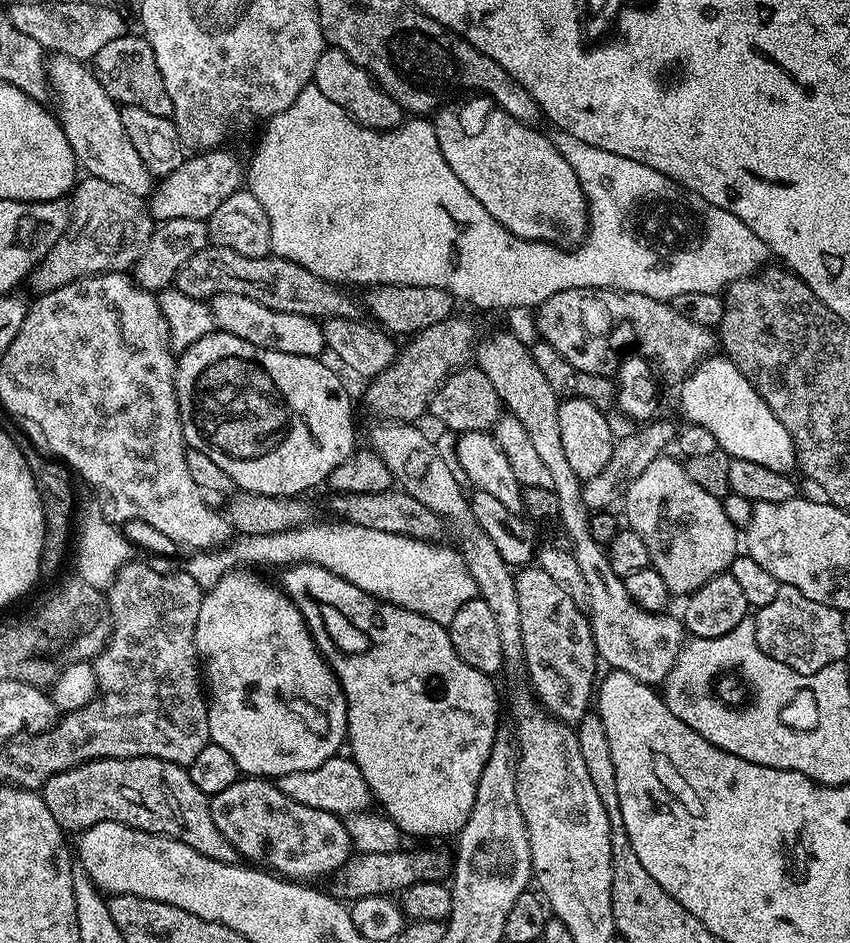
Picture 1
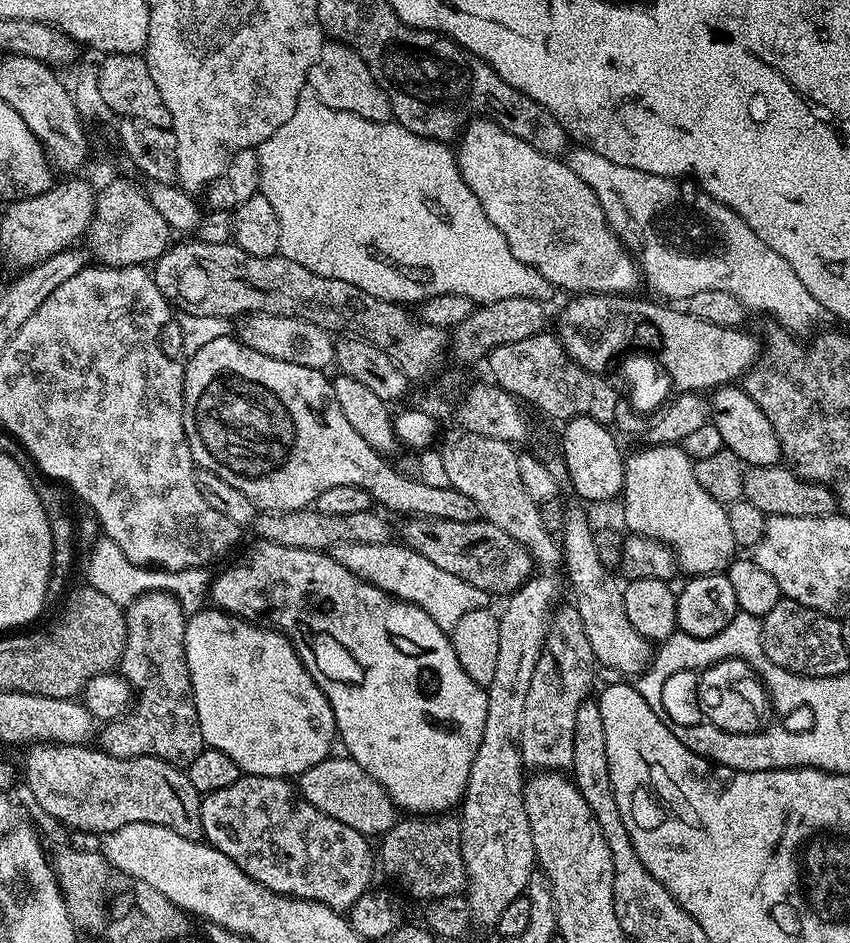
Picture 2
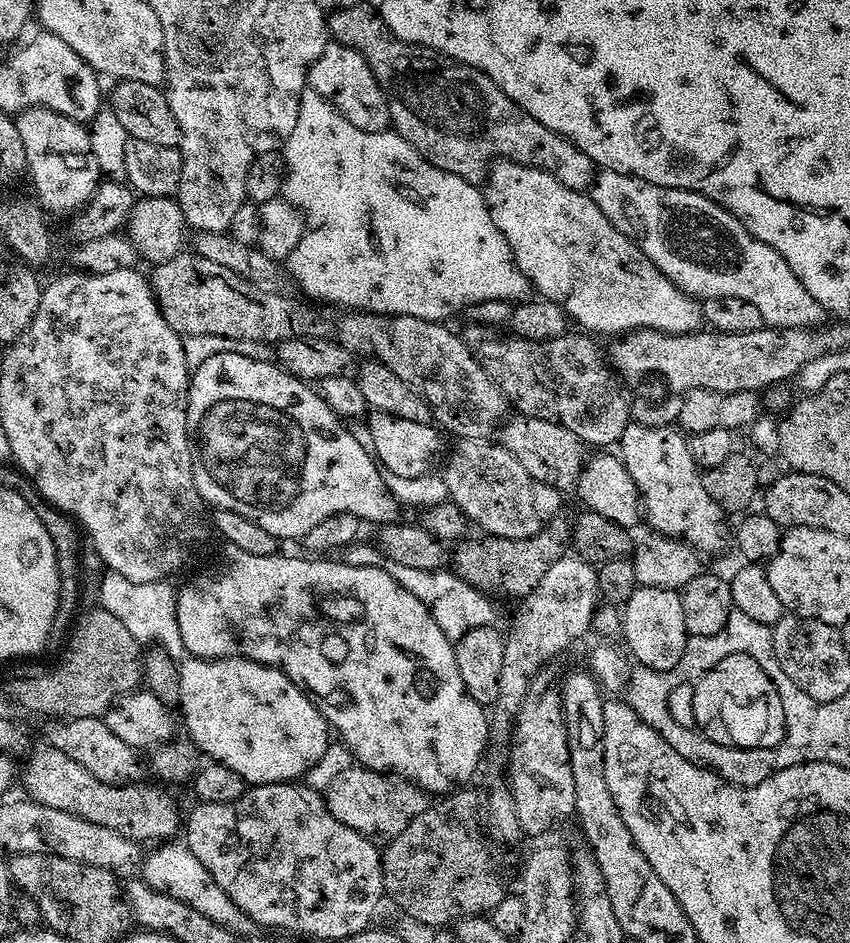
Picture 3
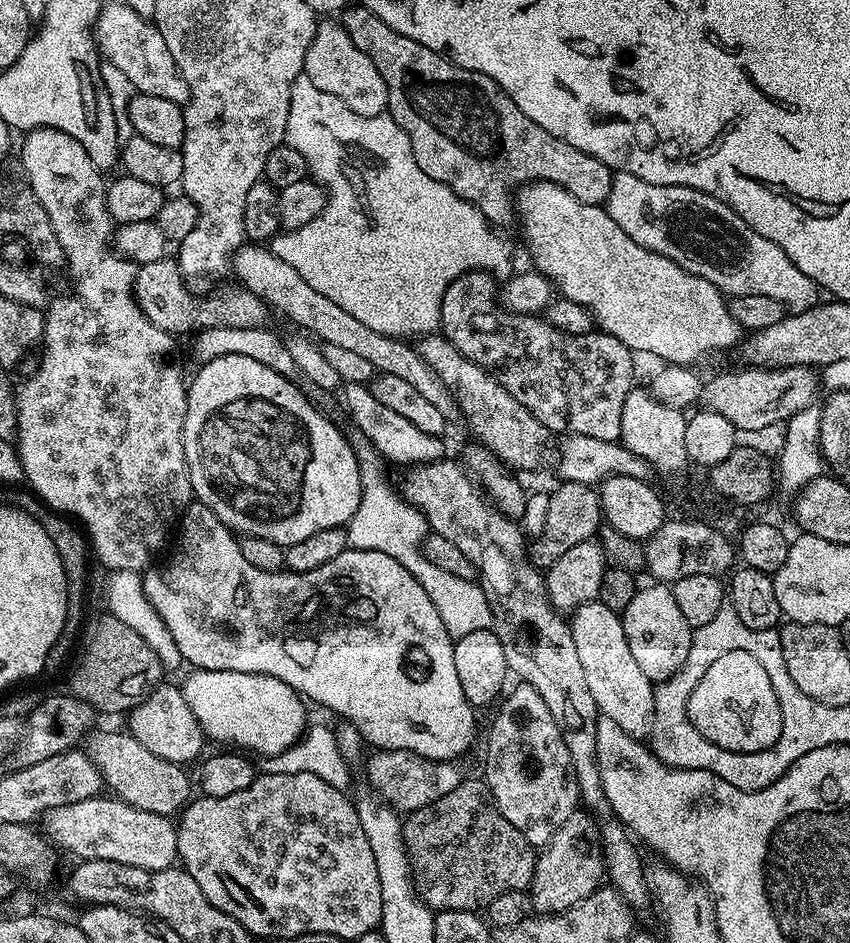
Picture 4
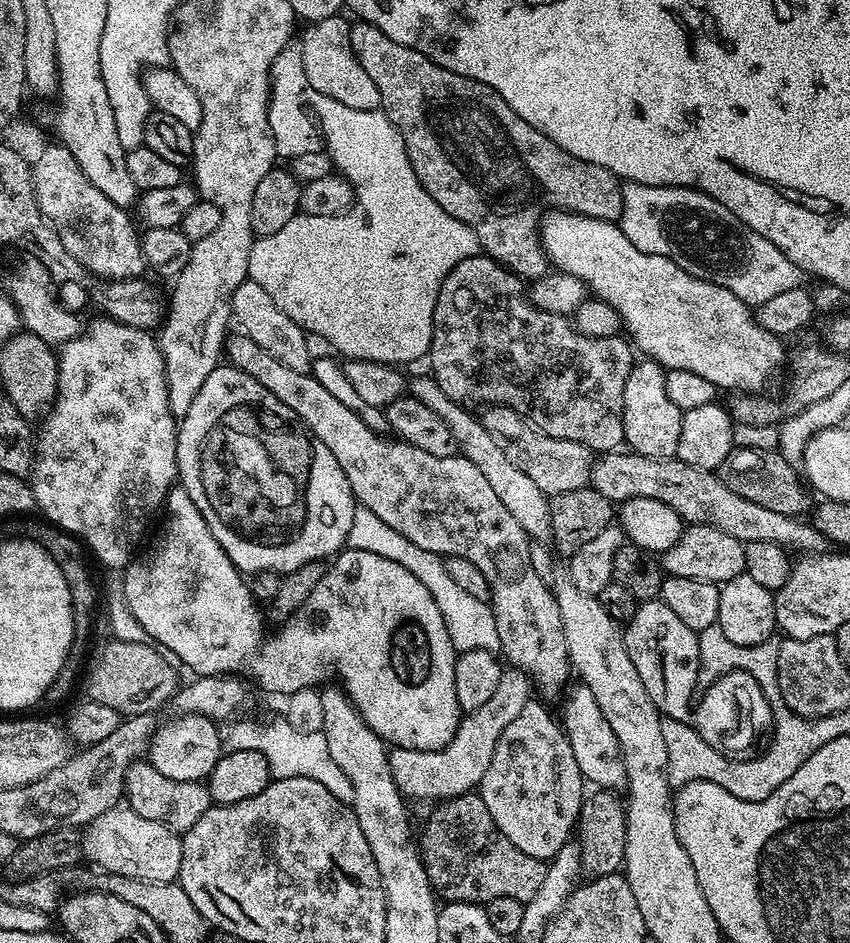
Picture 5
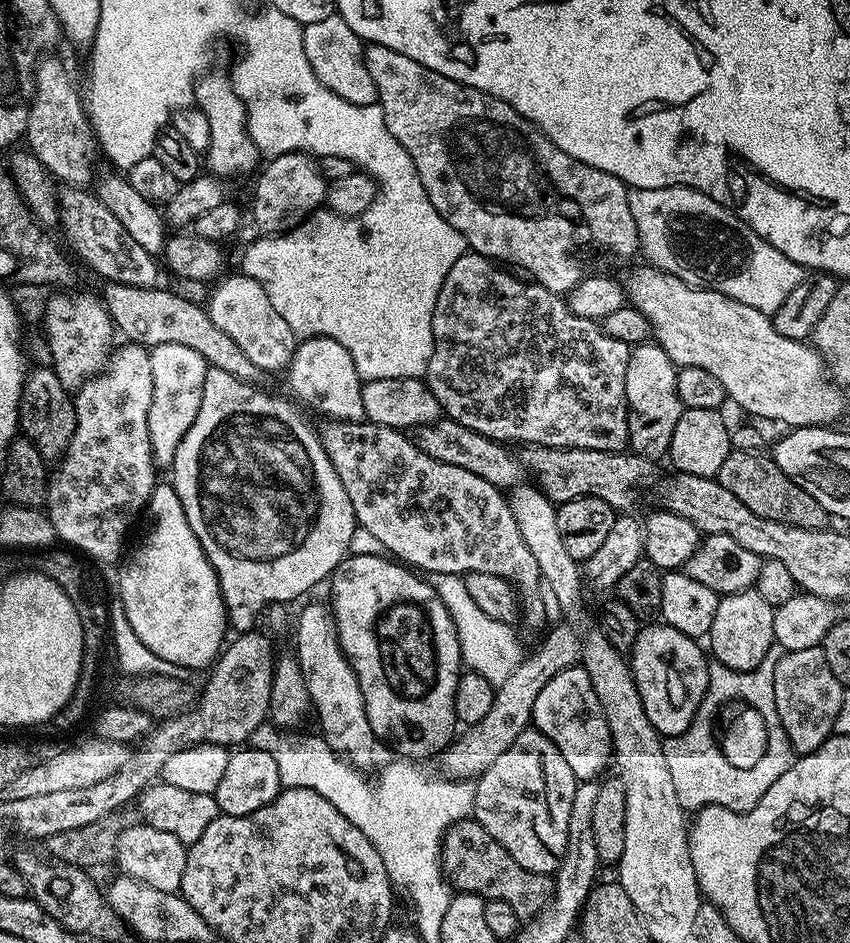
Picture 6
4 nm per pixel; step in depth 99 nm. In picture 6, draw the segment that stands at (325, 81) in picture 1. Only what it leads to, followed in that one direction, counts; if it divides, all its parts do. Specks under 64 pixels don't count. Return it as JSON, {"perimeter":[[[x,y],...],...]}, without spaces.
{"perimeter":[[[338,14],[322,18],[322,22],[310,22],[304,25],[304,45],[306,59],[310,61],[310,70],[318,74],[318,82],[326,86],[338,98],[350,102],[354,106],[370,106],[377,103],[374,78],[370,78],[370,70],[366,70],[364,61],[365,41],[360,39],[344,19]]]}

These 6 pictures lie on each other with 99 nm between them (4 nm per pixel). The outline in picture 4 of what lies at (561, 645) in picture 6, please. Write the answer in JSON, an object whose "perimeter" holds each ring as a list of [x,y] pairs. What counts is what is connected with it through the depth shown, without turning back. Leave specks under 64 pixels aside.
{"perimeter":[[[376,750],[368,760],[371,791],[402,814],[413,812],[448,794],[464,779],[455,761],[430,760],[406,750]]]}

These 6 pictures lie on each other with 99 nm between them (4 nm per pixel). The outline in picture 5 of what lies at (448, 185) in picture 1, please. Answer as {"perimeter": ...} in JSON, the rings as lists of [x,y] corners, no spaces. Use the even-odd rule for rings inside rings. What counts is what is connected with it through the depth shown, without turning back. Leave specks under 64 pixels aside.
{"perimeter":[[[299,43],[288,44],[282,50],[282,54],[278,54],[272,67],[272,96],[268,99],[268,121],[276,143],[277,157],[291,158],[307,152],[324,151],[332,160],[333,169],[352,183],[354,199],[351,208],[340,216],[297,214],[277,233],[269,236],[256,236],[250,250],[248,279],[258,282],[258,286],[262,286],[262,290],[266,290],[266,294],[270,294],[270,298],[274,298],[274,302],[278,305],[278,310],[282,310],[282,314],[289,316],[299,328],[304,329],[305,333],[311,334],[313,337],[315,337],[314,335],[321,336],[326,343],[333,344],[341,352],[341,354],[339,353],[341,357],[349,360],[373,360],[393,366],[412,364],[415,360],[422,359],[423,356],[425,359],[432,350],[434,306],[438,302],[438,290],[442,290],[442,282],[446,282],[450,270],[454,270],[454,266],[458,266],[458,262],[475,256],[481,251],[474,230],[470,230],[470,226],[458,222],[458,218],[448,214],[442,206],[438,206],[438,202],[434,198],[430,198],[430,194],[422,186],[422,182],[418,182],[418,174],[414,174],[414,166],[410,166],[408,148],[402,142],[402,134],[398,134],[398,130],[392,125],[390,118],[384,116],[383,111],[350,110],[350,106],[342,106],[342,102],[334,102],[334,98],[326,98],[326,94],[318,94],[318,90],[314,90],[314,86],[310,86],[310,82],[306,78],[306,66],[302,66]],[[625,183],[622,188],[620,228],[646,254],[662,254],[682,270],[714,282],[730,294],[738,294],[743,304],[755,306],[775,298],[785,290],[805,283],[806,274],[774,242],[762,238],[746,226],[726,206],[714,202],[705,192],[694,188],[655,188]]]}

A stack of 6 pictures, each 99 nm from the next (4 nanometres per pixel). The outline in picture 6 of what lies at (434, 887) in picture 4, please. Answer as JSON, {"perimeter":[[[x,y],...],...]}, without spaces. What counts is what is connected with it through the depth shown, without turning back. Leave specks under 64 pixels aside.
{"perimeter":[[[474,818],[460,821],[454,828],[449,828],[444,835],[444,844],[440,847],[440,866],[444,870],[444,879],[457,893],[469,892],[483,900],[501,900],[514,906],[521,922],[527,922],[544,909],[548,903],[554,883],[551,875],[531,872],[526,866],[518,866],[504,847]]]}

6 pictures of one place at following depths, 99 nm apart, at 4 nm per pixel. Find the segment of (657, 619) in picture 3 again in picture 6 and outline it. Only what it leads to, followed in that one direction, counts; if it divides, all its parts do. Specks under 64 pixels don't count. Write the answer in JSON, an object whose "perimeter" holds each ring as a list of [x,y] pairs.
{"perimeter":[[[656,622],[645,623],[643,627],[641,627],[640,632],[637,634],[637,638],[630,649],[630,667],[632,669],[632,677],[636,683],[636,689],[642,698],[642,706],[646,710],[646,718],[650,718],[650,726],[654,726],[654,730],[659,732],[661,737],[667,738],[670,736],[677,736],[678,734],[682,734],[686,731],[690,726],[690,722],[694,722],[696,711],[705,703],[708,695],[708,670],[710,667],[710,660],[706,655],[706,652],[706,657],[704,657],[704,652],[700,649],[701,641],[697,639],[697,637],[682,634],[682,630],[674,630],[674,626],[670,626],[669,624],[665,624],[663,622],[657,622],[657,624],[652,623]]]}

